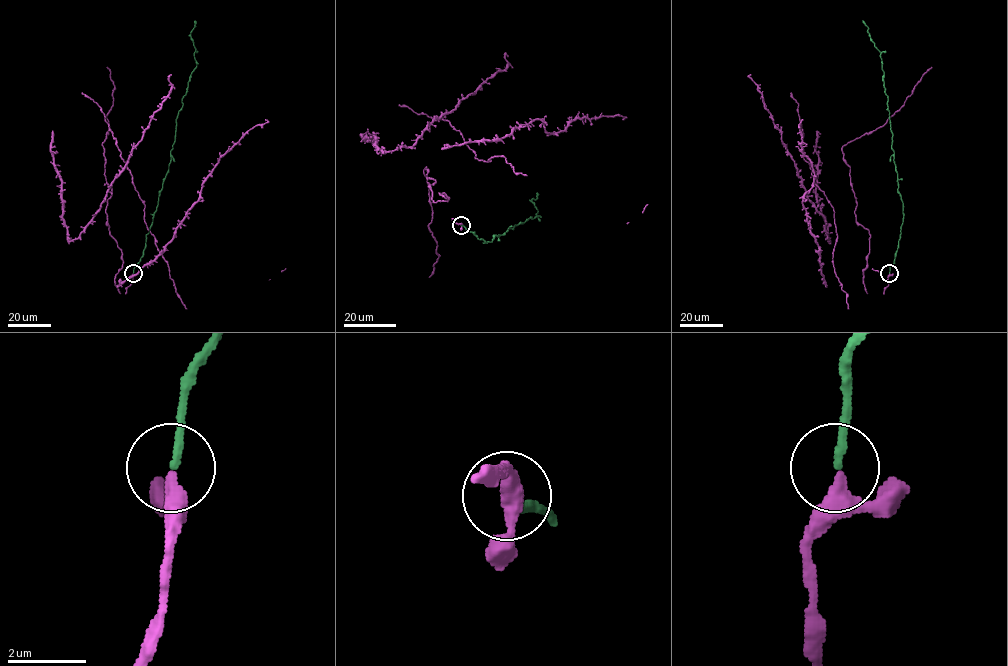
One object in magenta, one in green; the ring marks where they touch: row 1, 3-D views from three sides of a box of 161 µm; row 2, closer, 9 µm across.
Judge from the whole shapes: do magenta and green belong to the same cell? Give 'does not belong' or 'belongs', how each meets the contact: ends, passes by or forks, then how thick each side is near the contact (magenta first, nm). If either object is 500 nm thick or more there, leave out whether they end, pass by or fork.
belongs; magenta passes by; green ends; calibres 320 and 200 nm

